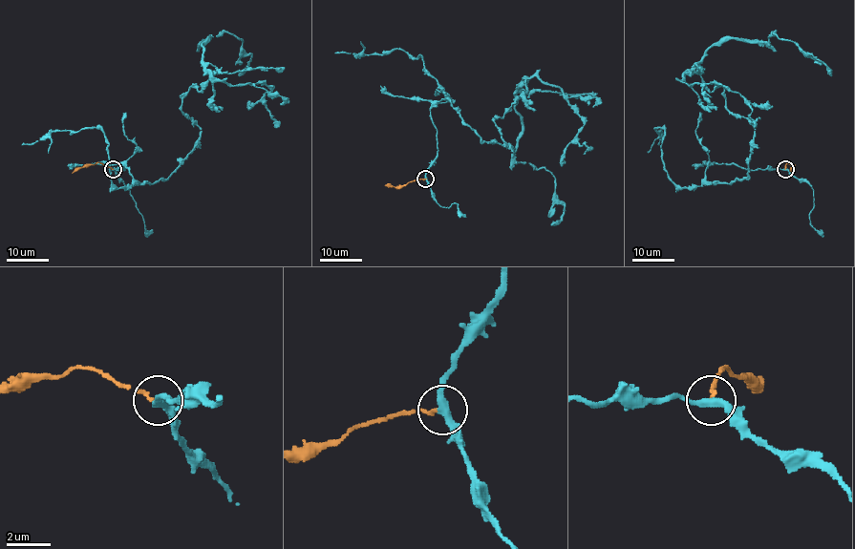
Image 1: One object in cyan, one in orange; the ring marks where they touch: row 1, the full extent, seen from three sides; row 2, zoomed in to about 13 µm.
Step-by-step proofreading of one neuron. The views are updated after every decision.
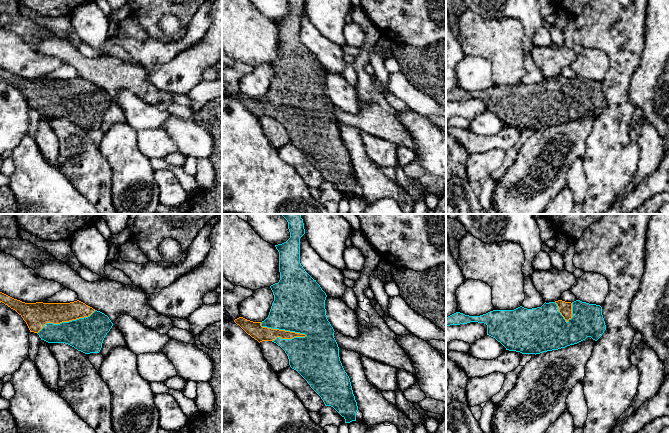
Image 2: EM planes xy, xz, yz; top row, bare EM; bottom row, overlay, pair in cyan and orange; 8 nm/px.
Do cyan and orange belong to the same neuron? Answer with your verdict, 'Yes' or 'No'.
Yes

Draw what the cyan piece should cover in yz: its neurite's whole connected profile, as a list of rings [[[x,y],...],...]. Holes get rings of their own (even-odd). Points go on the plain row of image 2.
[[[562,76],[549,79],[545,78],[541,83],[532,85],[520,82],[514,86],[493,86],[480,92],[469,92],[456,88],[446,93],[446,102],[467,100],[470,98],[486,100],[487,111],[495,114],[506,124],[506,126],[535,131],[577,120],[585,116],[587,113],[591,113],[593,116],[597,117],[606,106],[605,97],[602,91],[602,83],[600,81],[589,80],[580,76],[576,76],[572,79]]]

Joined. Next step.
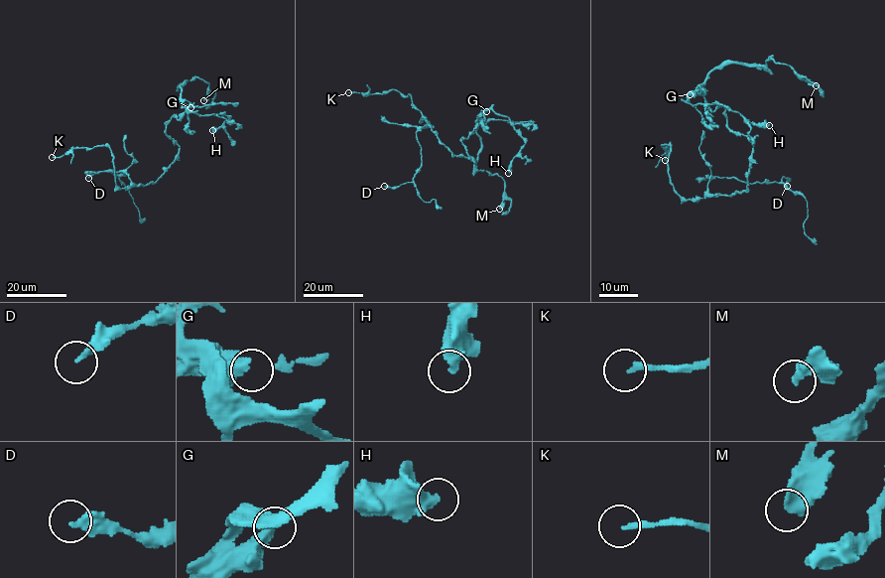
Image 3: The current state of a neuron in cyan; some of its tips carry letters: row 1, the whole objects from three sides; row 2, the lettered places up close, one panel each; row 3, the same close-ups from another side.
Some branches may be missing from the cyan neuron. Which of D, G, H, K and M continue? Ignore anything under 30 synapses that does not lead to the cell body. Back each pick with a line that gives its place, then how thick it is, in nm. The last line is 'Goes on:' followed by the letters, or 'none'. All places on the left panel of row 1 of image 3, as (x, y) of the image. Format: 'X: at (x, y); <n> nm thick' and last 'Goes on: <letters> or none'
Goes on: none

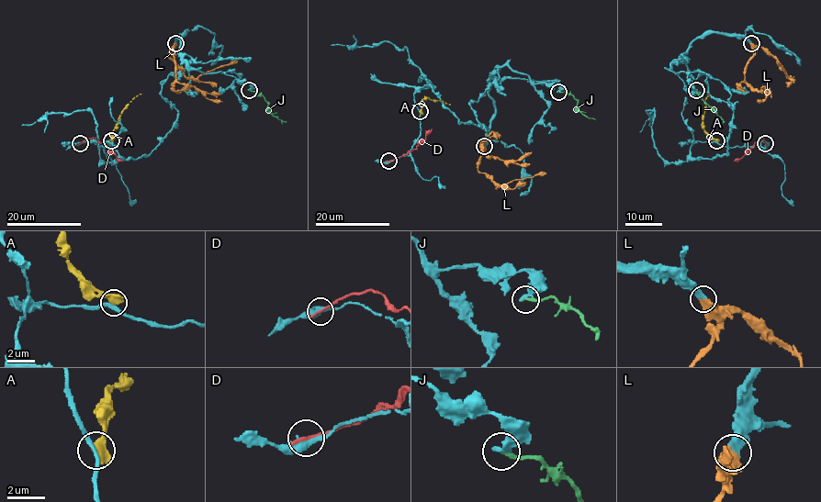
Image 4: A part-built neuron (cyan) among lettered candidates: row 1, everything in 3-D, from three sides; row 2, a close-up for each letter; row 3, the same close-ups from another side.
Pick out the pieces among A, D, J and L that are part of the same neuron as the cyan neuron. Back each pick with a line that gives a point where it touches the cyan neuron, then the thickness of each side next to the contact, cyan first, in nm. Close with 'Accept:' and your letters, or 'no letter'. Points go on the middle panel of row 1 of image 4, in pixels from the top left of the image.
L: meets cyan at (484, 146); 360 nm thick on the cyan side, 550 nm on the other
Accept: L

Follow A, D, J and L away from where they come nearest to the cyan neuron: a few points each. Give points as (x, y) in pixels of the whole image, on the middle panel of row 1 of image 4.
A: (420, 111), (422, 99), (427, 97), (450, 105)
D: (388, 161), (415, 150), (432, 128)
J: (558, 92), (569, 93), (578, 101), (577, 107), (595, 119)
L: (484, 147), (477, 170), (496, 184), (506, 185), (514, 180), (545, 172)

